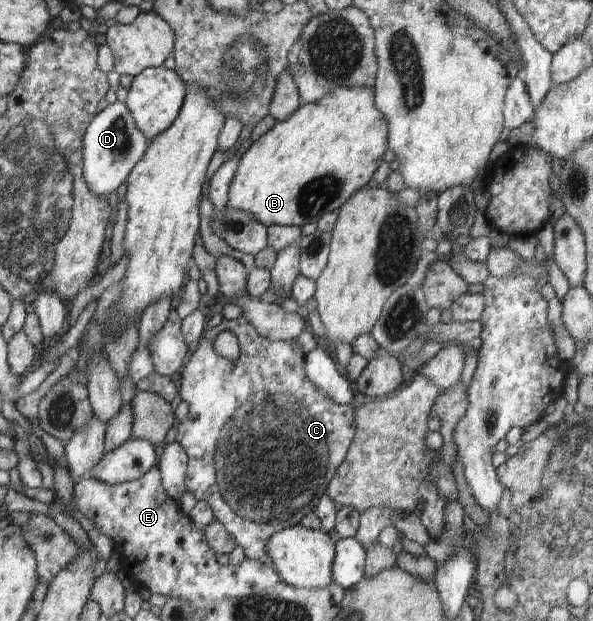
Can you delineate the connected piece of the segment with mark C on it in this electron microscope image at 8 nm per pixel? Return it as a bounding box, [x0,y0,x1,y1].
[176,314,356,567]

